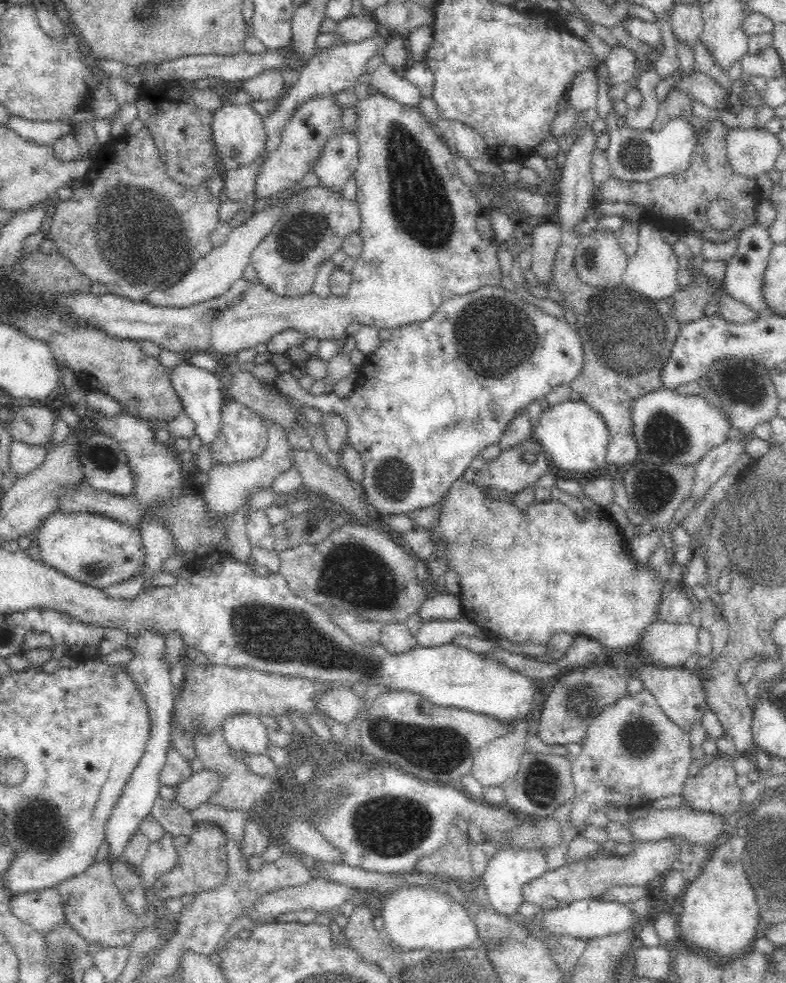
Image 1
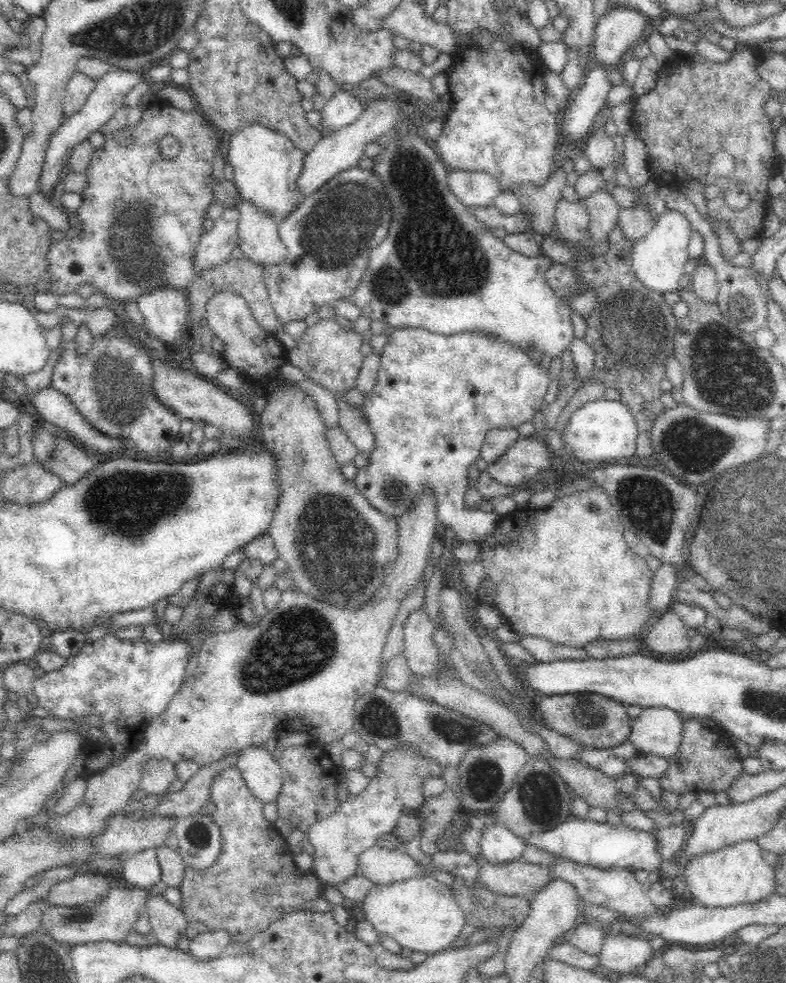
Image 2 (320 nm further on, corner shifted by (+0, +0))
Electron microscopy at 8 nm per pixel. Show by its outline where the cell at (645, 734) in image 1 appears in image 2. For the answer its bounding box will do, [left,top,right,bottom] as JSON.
[625,708,681,759]

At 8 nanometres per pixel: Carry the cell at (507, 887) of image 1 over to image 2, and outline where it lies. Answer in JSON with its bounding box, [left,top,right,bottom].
[481,825,527,865]

